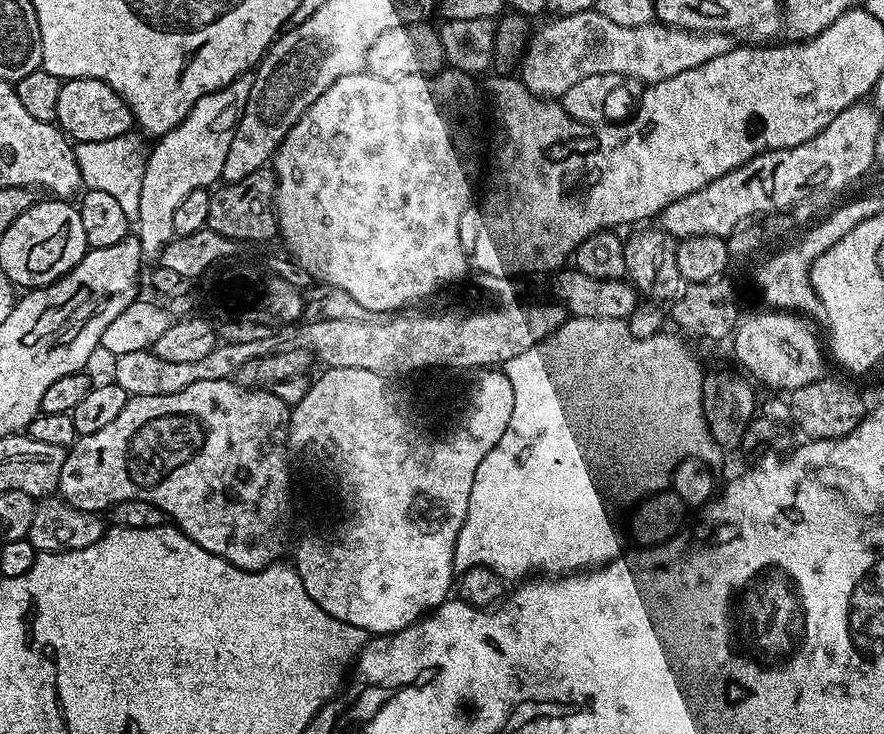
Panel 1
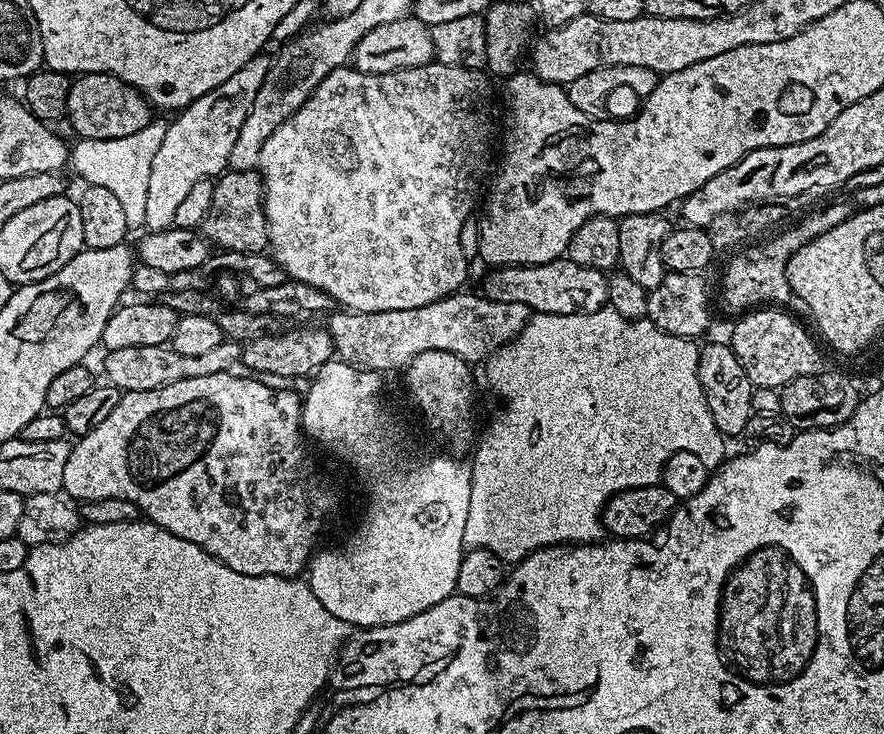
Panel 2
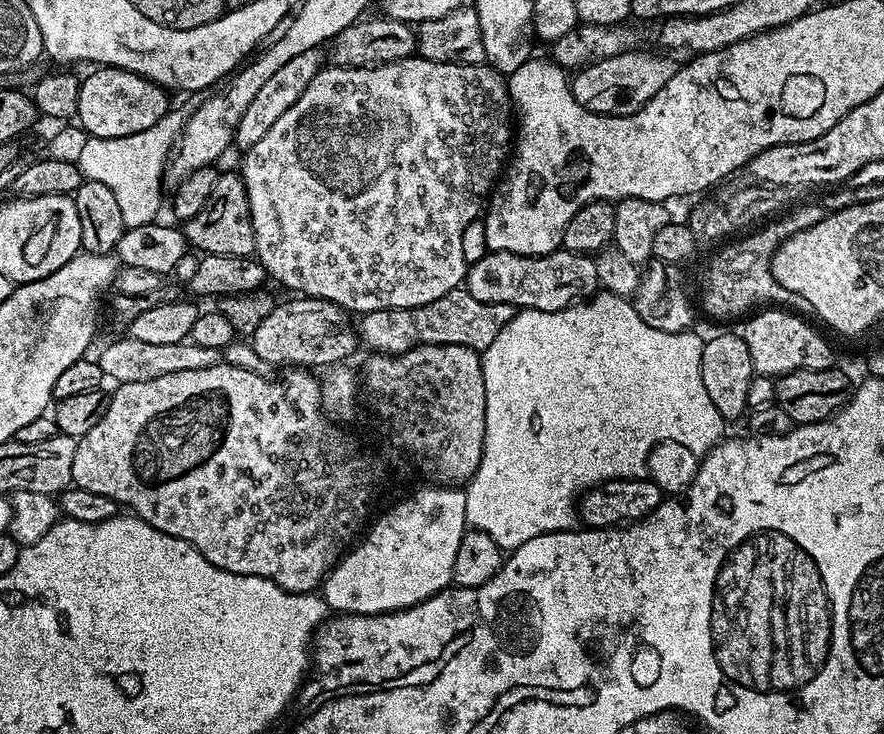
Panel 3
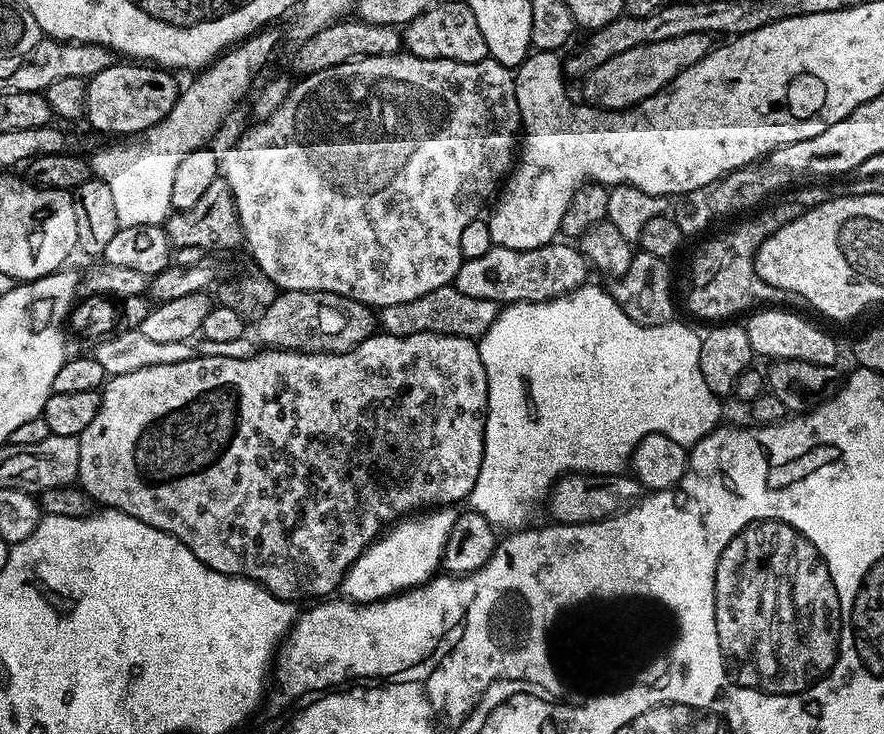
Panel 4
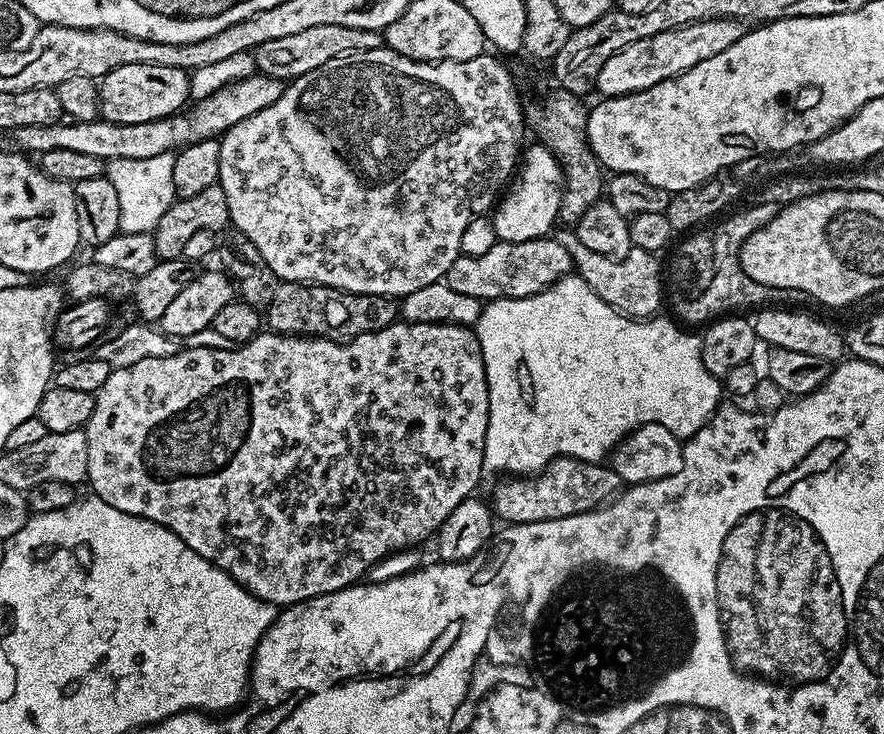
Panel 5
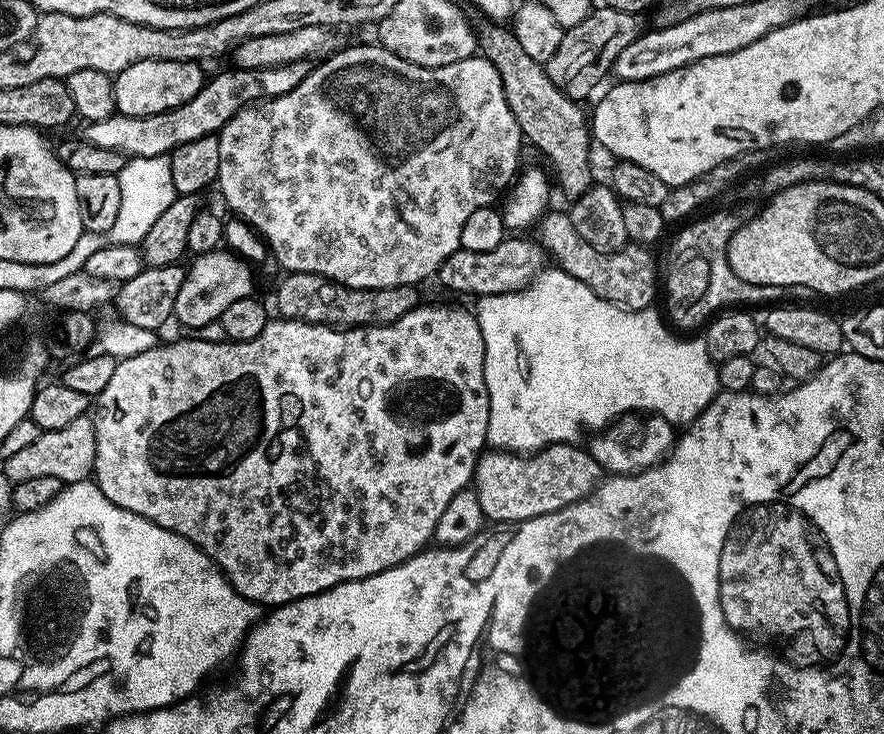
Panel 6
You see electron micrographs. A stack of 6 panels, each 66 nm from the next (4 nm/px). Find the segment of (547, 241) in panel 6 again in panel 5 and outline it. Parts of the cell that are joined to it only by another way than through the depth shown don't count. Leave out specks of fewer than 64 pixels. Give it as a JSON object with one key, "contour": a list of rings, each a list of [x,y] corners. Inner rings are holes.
{"contour":[[[564,230],[564,233],[559,233],[558,238],[570,254],[575,275],[582,277],[586,286],[590,286],[590,290],[594,290],[594,294],[598,294],[598,298],[602,298],[602,302],[609,304],[615,312],[631,316],[634,320],[646,320],[659,313],[656,311],[660,308],[660,299],[665,299],[666,284],[662,279],[662,264],[660,268],[656,261],[659,260],[657,253],[632,248],[626,258],[611,260],[582,246],[575,231]]]}

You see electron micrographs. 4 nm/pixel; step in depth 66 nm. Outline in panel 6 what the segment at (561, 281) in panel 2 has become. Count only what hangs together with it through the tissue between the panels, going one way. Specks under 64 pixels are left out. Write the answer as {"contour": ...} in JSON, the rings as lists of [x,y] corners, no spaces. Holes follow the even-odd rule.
{"contour":[[[506,238],[498,246],[494,246],[494,250],[482,250],[475,252],[474,250],[466,250],[459,248],[454,254],[450,254],[450,258],[446,258],[446,262],[442,262],[438,273],[438,281],[444,288],[449,288],[452,292],[461,292],[464,296],[473,296],[479,298],[481,296],[493,296],[502,292],[513,293],[517,288],[525,288],[535,276],[539,276],[545,271],[544,256],[546,260],[545,249],[541,248],[535,239],[529,240],[512,240]]]}

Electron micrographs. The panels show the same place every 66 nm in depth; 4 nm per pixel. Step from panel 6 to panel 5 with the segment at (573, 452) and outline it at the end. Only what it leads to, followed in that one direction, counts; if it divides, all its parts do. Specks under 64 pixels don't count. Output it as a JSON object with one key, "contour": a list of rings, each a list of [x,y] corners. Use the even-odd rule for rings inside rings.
{"contour":[[[559,456],[550,461],[543,472],[531,478],[512,478],[490,499],[490,507],[497,517],[508,524],[529,524],[543,520],[570,518],[570,514],[592,512],[613,499],[621,491],[618,474],[607,463],[587,464],[584,460]]]}

